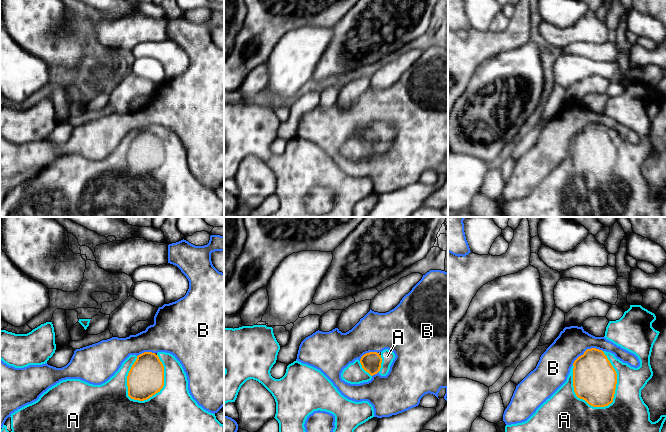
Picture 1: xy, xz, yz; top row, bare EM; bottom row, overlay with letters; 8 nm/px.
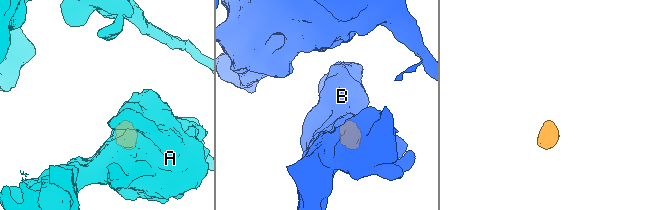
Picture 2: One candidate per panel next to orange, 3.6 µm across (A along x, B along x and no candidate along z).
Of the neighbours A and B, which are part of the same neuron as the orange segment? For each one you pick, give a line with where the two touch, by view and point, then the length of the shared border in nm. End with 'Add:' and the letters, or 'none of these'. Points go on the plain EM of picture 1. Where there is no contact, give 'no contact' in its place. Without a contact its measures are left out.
A: yz (615, 162) | 460 nm
Add: A

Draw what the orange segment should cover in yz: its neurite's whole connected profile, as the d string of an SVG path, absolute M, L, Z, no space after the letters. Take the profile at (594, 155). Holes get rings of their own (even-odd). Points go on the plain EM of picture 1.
M630 81L630 84L624 88L623 92L616 97L609 97L605 114L617 122L635 130L639 137L640 142L638 144L631 143L627 139L623 139L615 133L614 130L606 127L602 127L596 124L587 125L583 131L579 132L573 139L570 149L566 158L549 174L547 175L536 188L525 198L511 200L505 202L505 212L507 217L661 217L661 205L666 196L666 191L661 191L660 194L652 198L650 196L650 188L648 182L644 179L641 173L641 166L645 163L647 158L652 154L653 147L650 141L650 132L653 121L661 107L662 99L656 90L643 84L641 81Z

